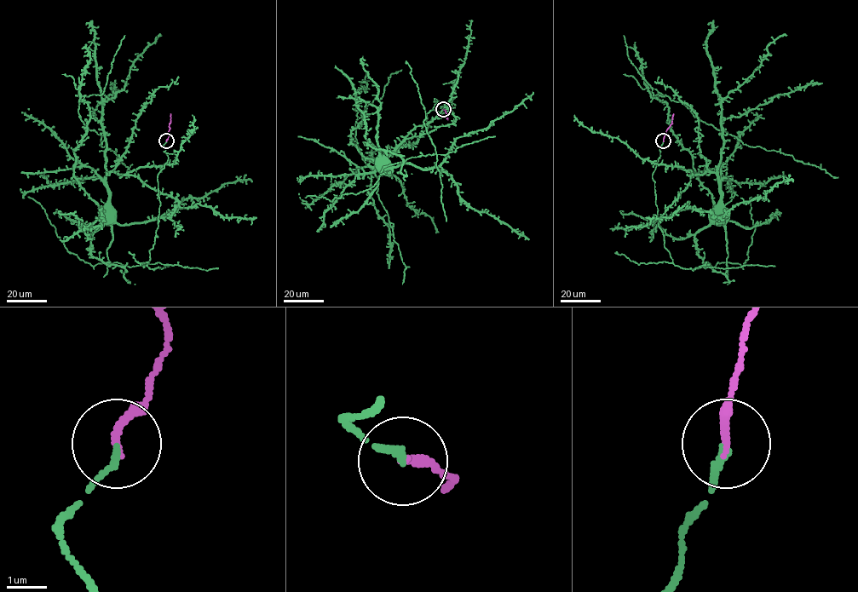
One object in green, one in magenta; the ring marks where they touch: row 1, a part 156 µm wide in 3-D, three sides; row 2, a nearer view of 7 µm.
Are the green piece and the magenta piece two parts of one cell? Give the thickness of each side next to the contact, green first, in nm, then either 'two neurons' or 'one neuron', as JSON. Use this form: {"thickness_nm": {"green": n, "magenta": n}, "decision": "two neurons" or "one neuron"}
{"thickness_nm": {"green": 170, "magenta": 240}, "decision": "one neuron"}

